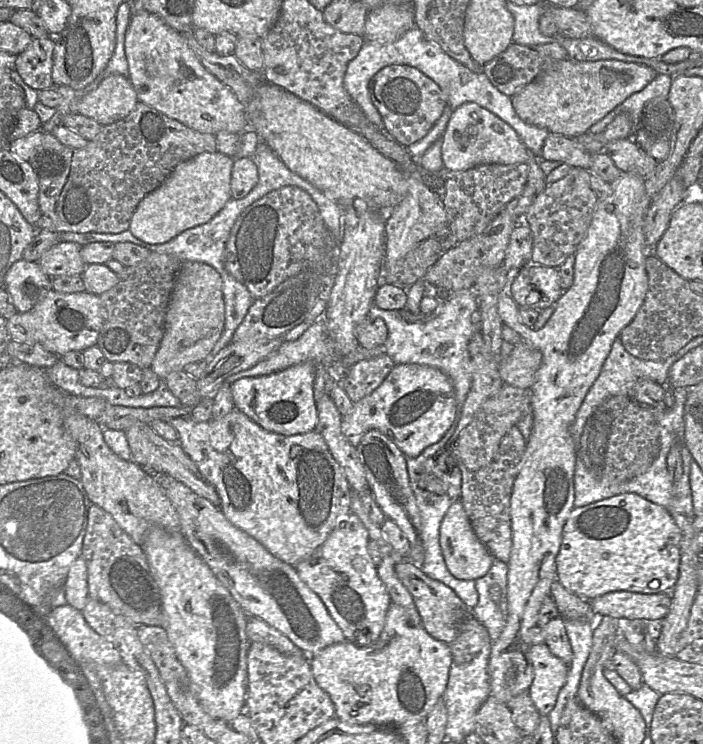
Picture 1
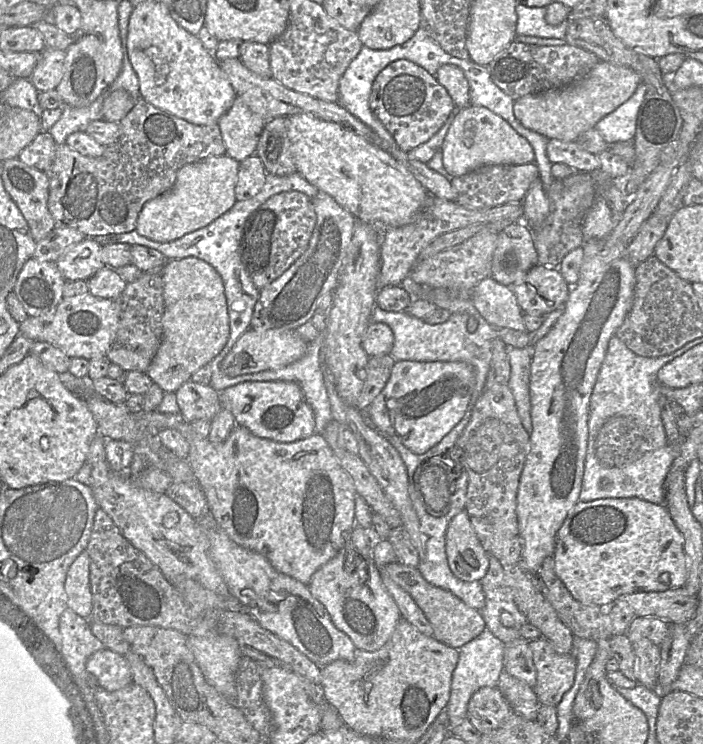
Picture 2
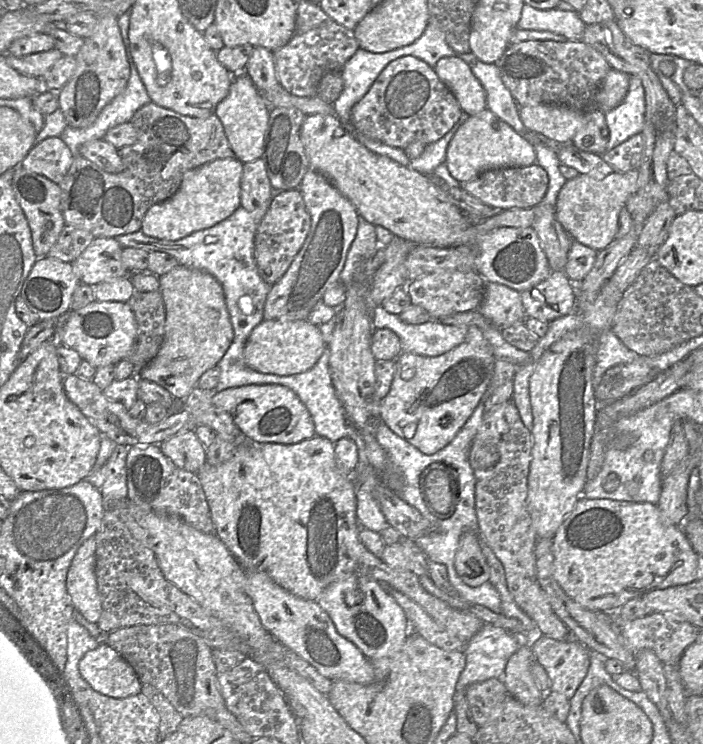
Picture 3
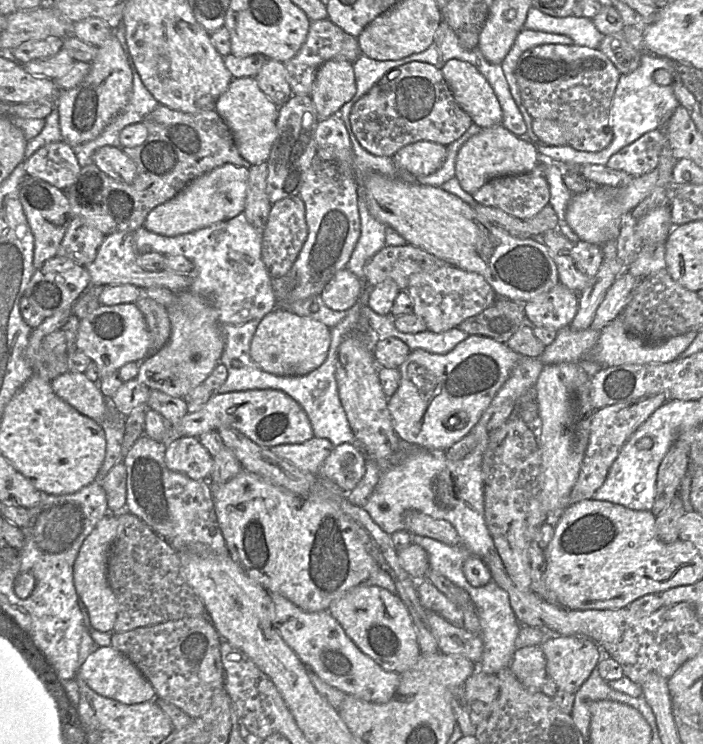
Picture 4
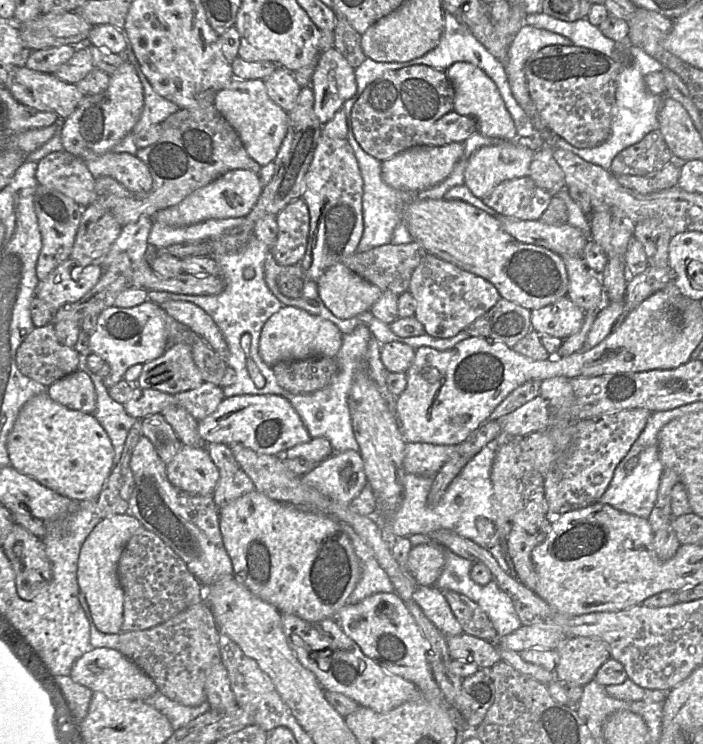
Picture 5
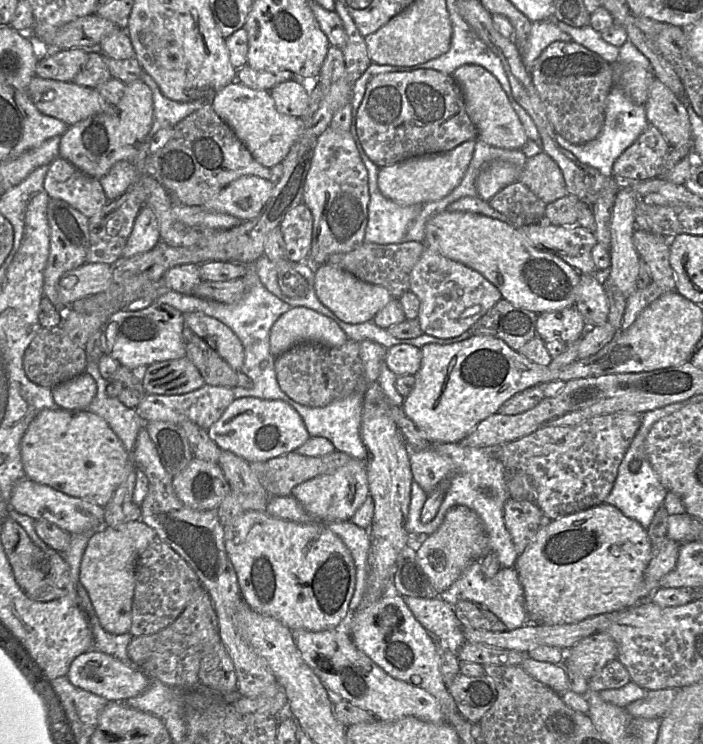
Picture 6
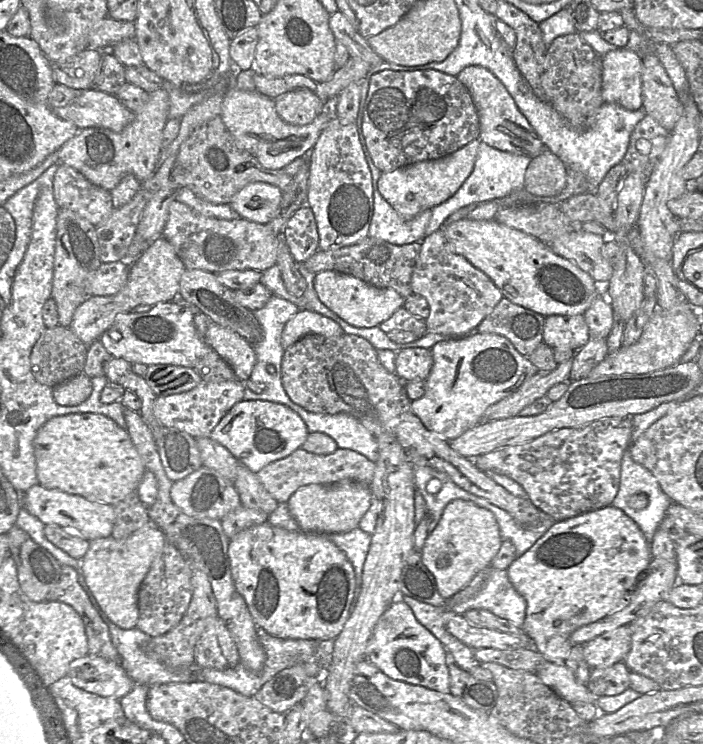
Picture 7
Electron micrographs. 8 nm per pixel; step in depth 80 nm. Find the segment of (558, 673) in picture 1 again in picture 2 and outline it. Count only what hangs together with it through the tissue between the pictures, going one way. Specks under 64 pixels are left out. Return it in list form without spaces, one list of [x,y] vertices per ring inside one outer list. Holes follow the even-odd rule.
[[[546,638],[529,640],[533,652],[537,681],[533,687],[542,705],[556,706],[572,687],[576,658],[572,653],[560,653]]]

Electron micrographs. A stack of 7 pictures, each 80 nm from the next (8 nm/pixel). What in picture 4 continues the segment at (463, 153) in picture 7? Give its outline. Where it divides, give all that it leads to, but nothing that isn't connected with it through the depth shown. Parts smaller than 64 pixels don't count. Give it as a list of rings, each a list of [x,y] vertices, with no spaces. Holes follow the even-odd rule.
[[[420,141],[400,149],[392,159],[399,170],[414,176],[427,176],[441,167],[446,155],[446,146]]]

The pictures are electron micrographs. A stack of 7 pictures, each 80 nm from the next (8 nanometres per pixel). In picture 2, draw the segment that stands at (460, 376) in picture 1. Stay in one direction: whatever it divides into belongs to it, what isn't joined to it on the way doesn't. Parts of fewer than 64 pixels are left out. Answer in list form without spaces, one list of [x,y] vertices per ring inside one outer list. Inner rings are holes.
[[[375,305],[371,321],[387,324],[394,334],[394,345],[390,355],[396,360],[411,360],[420,362],[465,362],[474,371],[475,387],[471,395],[471,408],[486,388],[486,381],[491,370],[491,343],[498,337],[498,329],[488,324],[484,318],[476,319],[478,326],[475,332],[467,330],[469,315],[466,313],[451,313],[449,319],[441,324],[429,324],[408,313],[407,310],[391,312]]]

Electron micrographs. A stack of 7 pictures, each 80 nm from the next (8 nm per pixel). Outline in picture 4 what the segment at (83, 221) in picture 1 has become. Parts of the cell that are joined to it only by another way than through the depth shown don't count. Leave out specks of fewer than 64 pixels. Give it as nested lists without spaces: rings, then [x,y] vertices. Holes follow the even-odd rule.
[[[159,104],[141,123],[145,125],[148,131],[145,142],[137,147],[122,148],[122,151],[136,165],[137,173],[132,183],[119,182],[102,172],[95,163],[91,163],[81,167],[77,181],[66,191],[63,191],[68,198],[73,218],[83,218],[91,227],[96,228],[104,235],[133,232],[142,227],[151,210],[171,200],[192,180],[216,167],[226,163],[247,169],[251,166],[240,155],[230,129],[214,109],[191,114]]]

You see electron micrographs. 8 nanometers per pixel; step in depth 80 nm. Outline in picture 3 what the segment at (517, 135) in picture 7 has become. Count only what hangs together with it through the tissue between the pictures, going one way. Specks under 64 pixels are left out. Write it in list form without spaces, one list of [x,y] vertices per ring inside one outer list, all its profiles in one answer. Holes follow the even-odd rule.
[[[442,58],[434,70],[453,93],[465,116],[474,116],[487,109],[485,90],[462,59]]]

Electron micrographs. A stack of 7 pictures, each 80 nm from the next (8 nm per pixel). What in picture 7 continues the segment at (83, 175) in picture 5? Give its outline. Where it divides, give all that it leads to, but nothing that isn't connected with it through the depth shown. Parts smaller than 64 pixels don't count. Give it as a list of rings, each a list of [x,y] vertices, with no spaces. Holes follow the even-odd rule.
[[[60,163],[53,179],[54,198],[59,208],[69,209],[92,225],[103,223],[114,209],[110,192],[86,179],[76,169]]]

